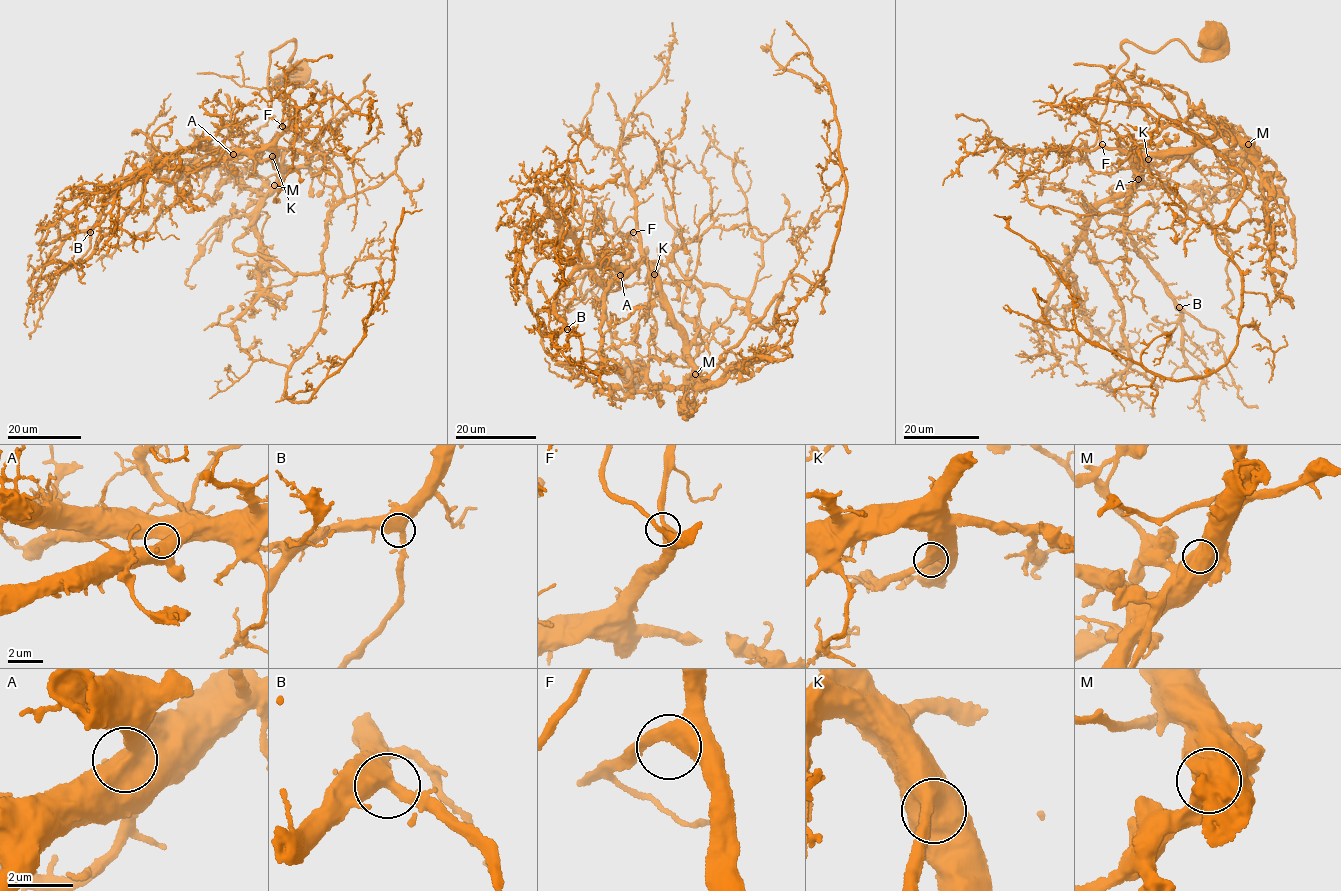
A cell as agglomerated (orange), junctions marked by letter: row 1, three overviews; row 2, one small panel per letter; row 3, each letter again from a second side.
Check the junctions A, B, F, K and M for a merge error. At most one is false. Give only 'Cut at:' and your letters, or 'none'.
Cut at: M

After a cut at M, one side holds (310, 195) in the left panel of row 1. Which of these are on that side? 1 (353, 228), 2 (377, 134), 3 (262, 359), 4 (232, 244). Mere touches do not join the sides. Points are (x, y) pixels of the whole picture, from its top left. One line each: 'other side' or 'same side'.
1: same side
2: same side
3: other side
4: other side

